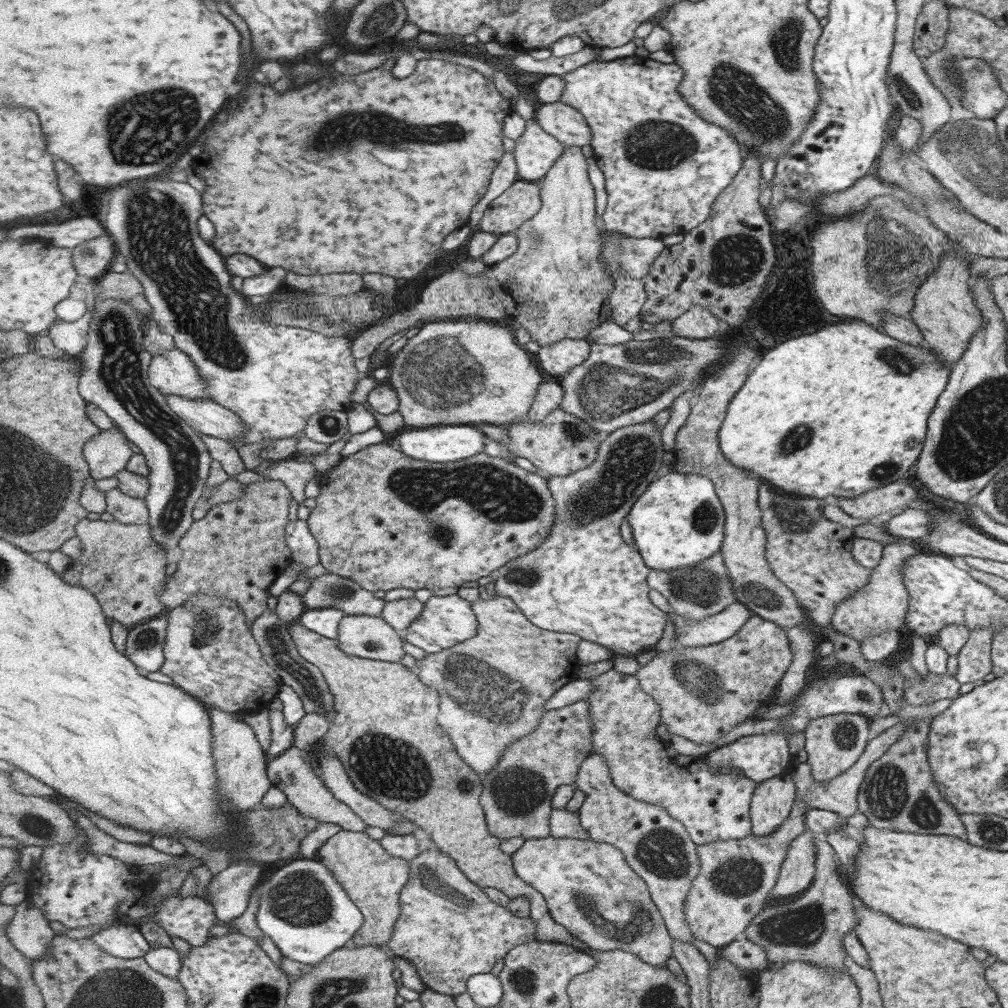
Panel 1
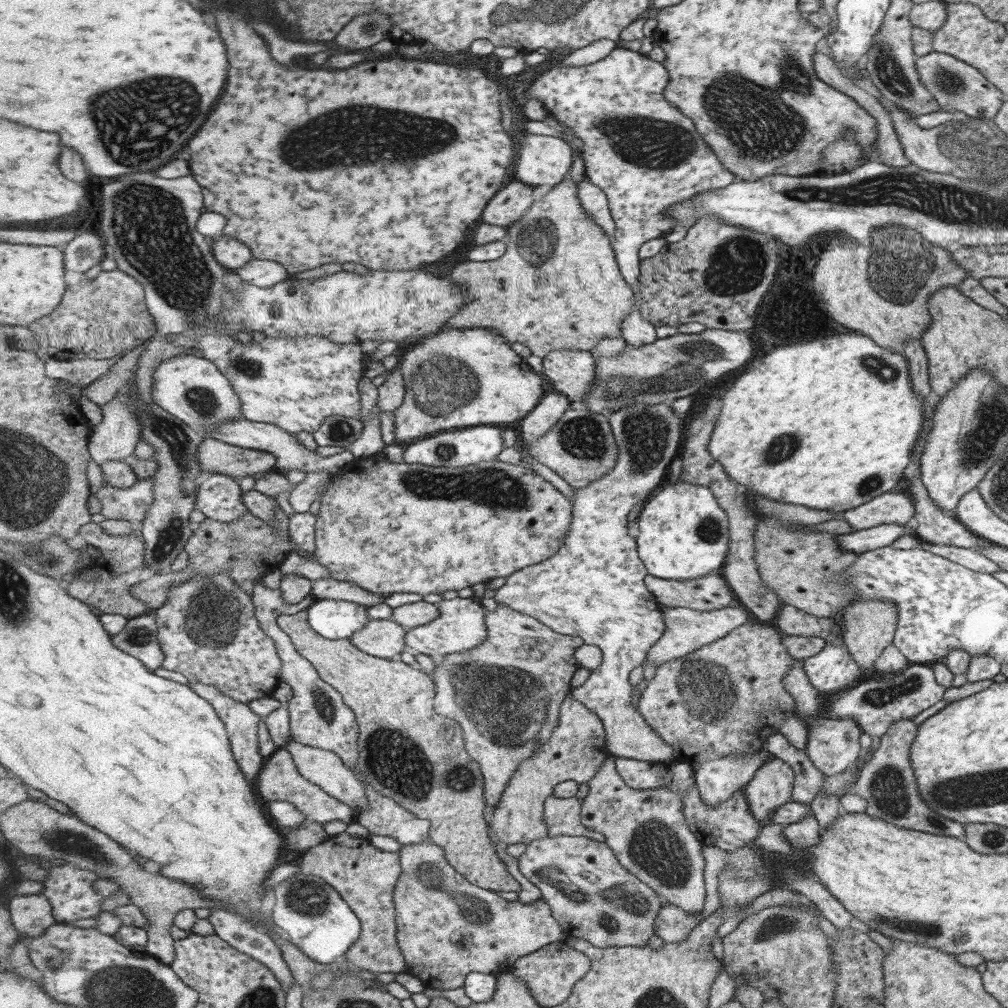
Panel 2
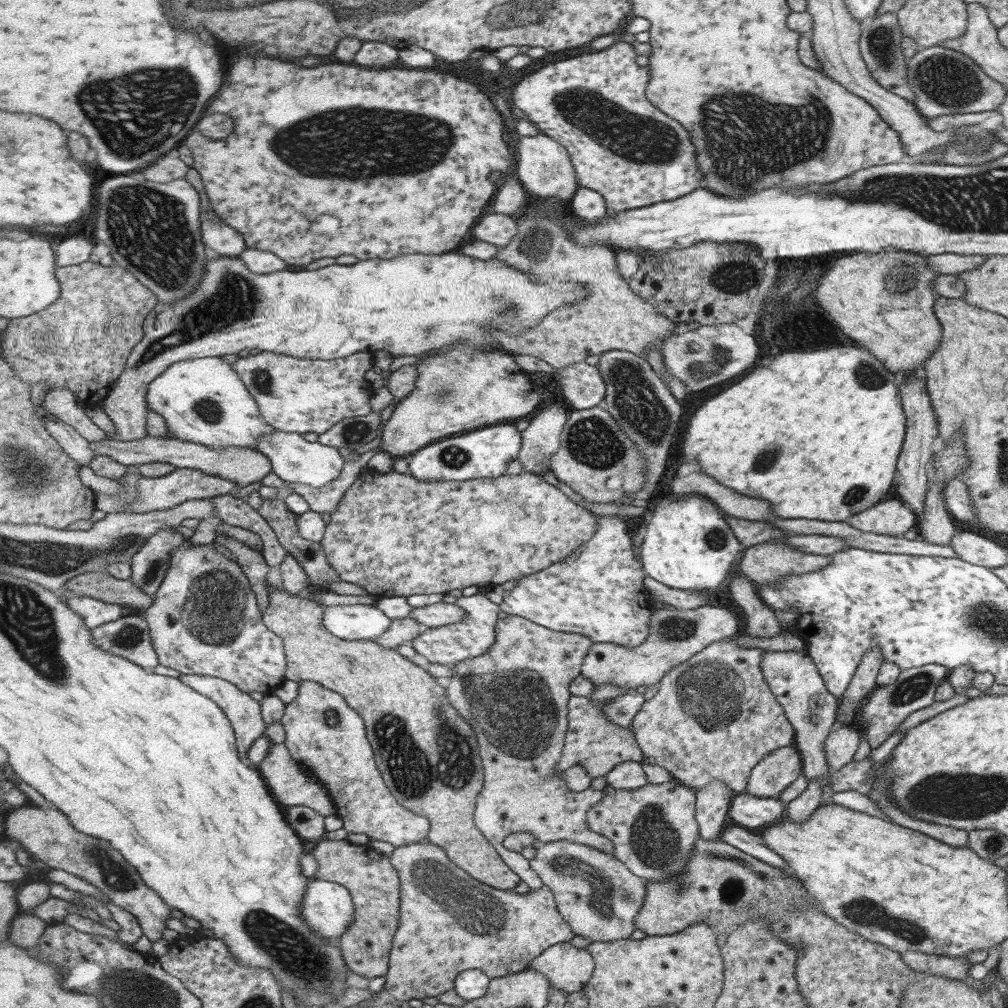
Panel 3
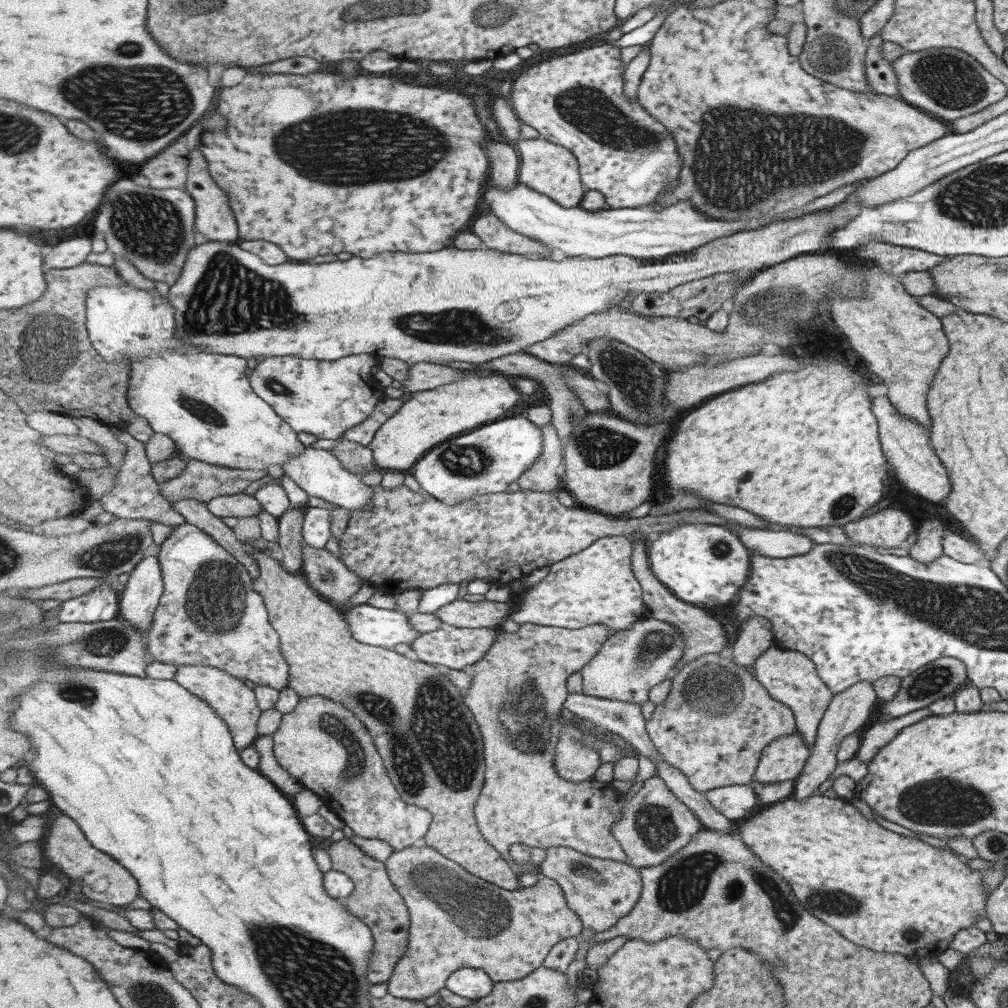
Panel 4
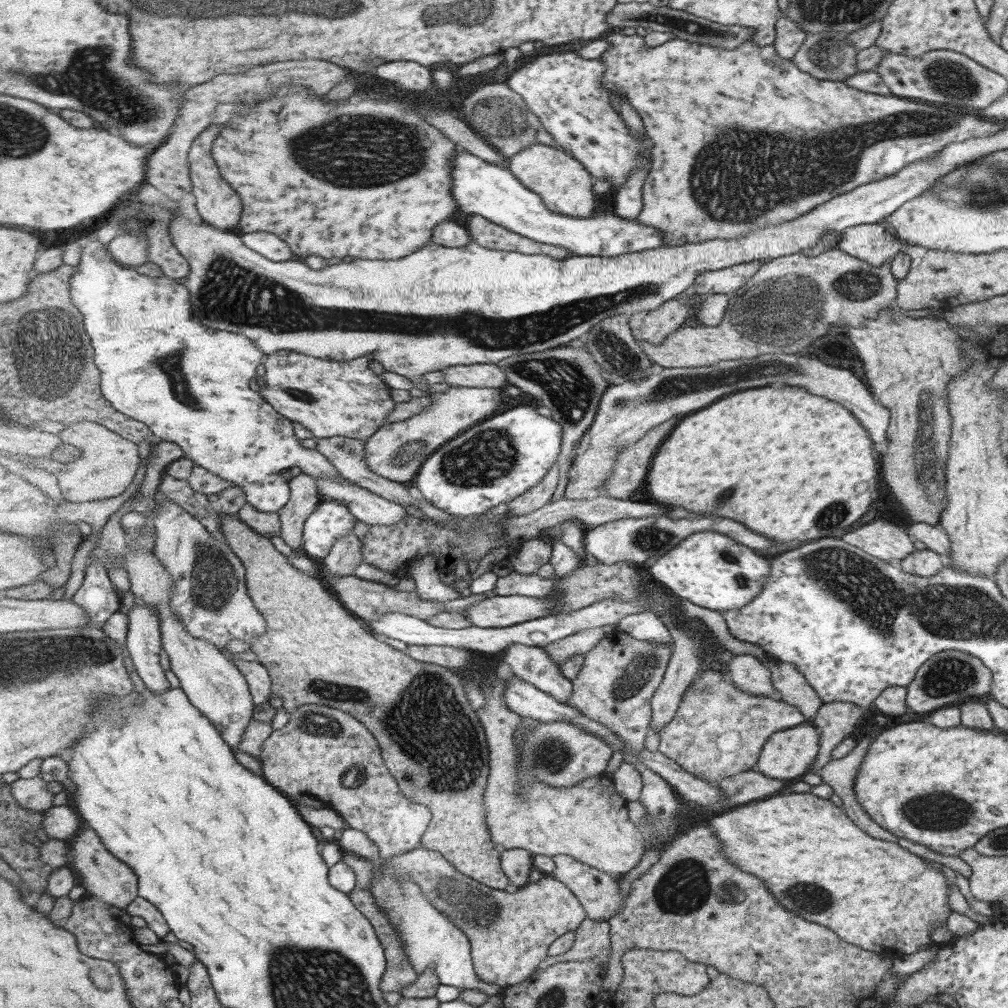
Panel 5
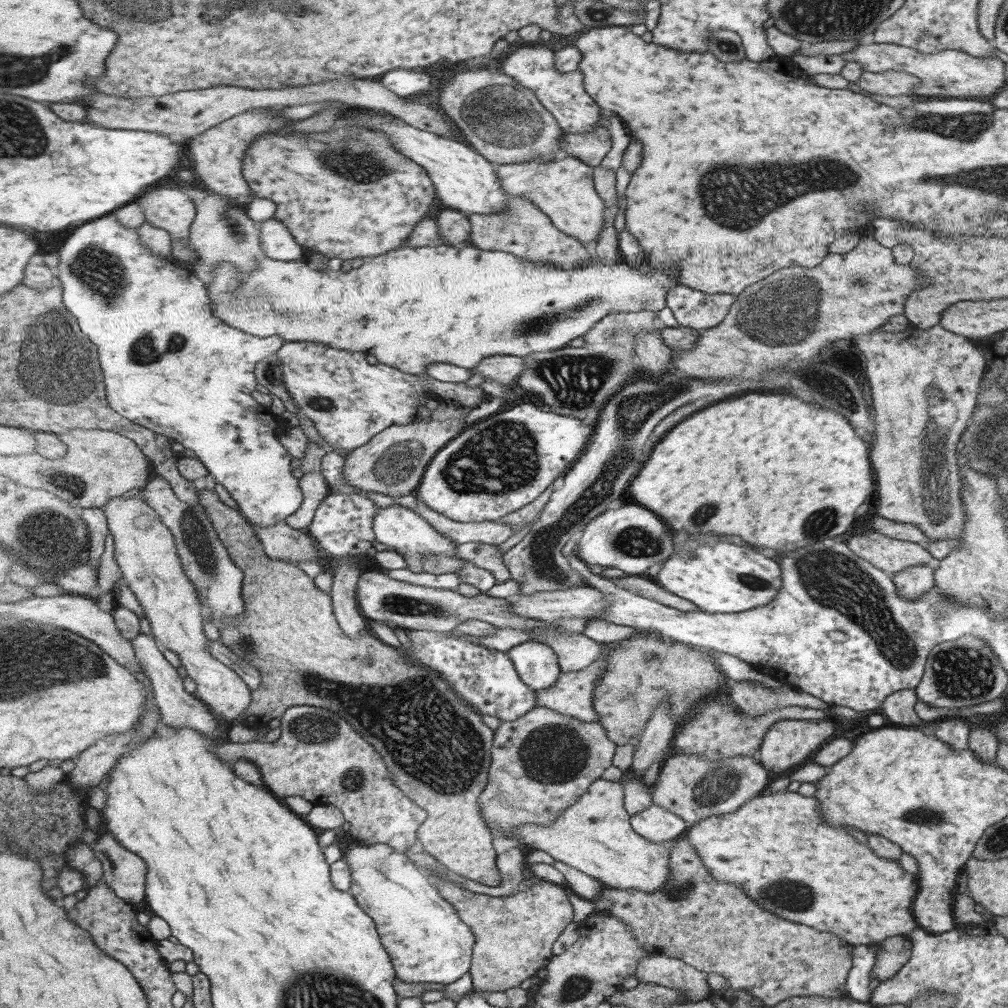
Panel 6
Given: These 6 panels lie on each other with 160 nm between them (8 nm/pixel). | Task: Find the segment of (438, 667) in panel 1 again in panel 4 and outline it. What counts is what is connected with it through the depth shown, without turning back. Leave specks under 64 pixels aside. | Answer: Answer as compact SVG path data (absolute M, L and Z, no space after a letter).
M519 623L517 632L500 629L498 639L490 651L474 664L475 676L470 688L464 692L464 700L474 713L474 718L482 729L485 752L487 754L487 774L483 796L477 804L478 825L486 839L504 856L520 874L538 873L540 868L532 861L517 864L510 855L514 844L526 844L532 848L571 847L589 856L619 862L628 861L627 853L612 831L612 826L621 820L628 802L623 793L617 793L611 782L601 782L596 778L582 783L567 780L558 772L555 759L562 734L570 732L561 721L561 711L570 695L568 680L574 672L579 672L598 655L602 646L614 631L596 624L590 627L570 629L541 626L540 624Z

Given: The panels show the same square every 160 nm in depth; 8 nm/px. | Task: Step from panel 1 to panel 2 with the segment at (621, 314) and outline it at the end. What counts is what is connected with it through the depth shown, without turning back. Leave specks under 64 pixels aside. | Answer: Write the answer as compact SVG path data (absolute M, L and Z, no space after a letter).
M623 47L614 48L606 57L600 59L594 63L583 65L583 66L562 66L557 65L551 67L548 71L545 71L543 74L539 75L529 86L529 90L527 91L527 95L529 95L529 99L541 99L542 104L548 110L548 113L552 114L557 120L564 122L578 138L582 140L582 150L580 151L581 158L584 160L585 165L585 174L593 184L599 186L605 191L605 194L608 196L610 202L610 209L617 223L617 233L615 235L610 236L610 241L614 245L615 254L618 257L618 263L620 268L622 269L622 275L625 277L625 280L634 288L636 294L636 306L631 311L631 314L627 315L627 318L624 320L622 324L623 329L623 337L626 342L630 344L632 347L641 347L646 344L653 344L657 338L657 332L655 332L655 326L653 323L645 320L642 315L642 290L643 284L641 283L642 278L642 261L640 258L640 249L642 246L651 240L656 240L659 238L666 237L671 229L676 225L676 218L672 218L670 214L668 214L670 208L677 203L687 203L689 200L695 200L697 196L701 196L701 194L706 194L707 191L713 191L718 188L723 188L733 184L737 181L736 176L733 172L726 169L726 165L723 166L721 162L719 162L719 158L709 150L709 146L703 142L703 138L701 138L701 134L697 132L697 128L695 128L695 124L693 124L693 120L689 120L686 113L681 112L677 107L671 105L666 98L666 88L670 84L670 71L666 67L666 65L662 62L656 62L655 60L651 60L651 58L645 56L645 54L638 51L628 50Z

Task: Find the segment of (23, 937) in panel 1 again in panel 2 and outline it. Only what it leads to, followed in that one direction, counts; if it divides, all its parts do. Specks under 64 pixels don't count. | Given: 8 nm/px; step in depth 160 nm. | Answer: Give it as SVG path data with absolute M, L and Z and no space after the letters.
M15 895L8 904L13 925L21 937L43 936L51 926L59 923L47 895Z

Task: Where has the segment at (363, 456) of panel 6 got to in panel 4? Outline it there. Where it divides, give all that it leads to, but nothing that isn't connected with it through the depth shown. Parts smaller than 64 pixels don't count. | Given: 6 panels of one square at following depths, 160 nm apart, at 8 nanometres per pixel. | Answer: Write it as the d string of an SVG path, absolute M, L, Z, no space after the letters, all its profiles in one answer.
M466 371L461 380L445 386L413 393L412 397L378 431L370 448L374 451L375 467L379 470L412 473L415 464L441 442L465 434L499 419L505 419L509 410L521 402L521 392L515 389L515 378L502 372L475 374Z

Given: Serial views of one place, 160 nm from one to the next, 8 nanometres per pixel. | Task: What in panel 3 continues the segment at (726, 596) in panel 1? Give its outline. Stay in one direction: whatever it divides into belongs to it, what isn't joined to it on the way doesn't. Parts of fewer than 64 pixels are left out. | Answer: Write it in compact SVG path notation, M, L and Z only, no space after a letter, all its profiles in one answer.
M651 576L646 578L646 587L650 589L655 600L663 601L677 609L696 609L709 604L709 596L704 590L679 590L671 588L653 579Z

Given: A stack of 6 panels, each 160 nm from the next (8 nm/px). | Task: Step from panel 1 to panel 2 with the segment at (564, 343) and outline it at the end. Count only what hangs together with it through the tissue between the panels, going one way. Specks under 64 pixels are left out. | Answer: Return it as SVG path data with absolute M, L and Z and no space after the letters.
M564 348L544 357L543 374L552 380L555 390L568 397L574 407L581 407L584 403L588 403L590 395L594 392L594 386L597 385L598 362L589 350Z

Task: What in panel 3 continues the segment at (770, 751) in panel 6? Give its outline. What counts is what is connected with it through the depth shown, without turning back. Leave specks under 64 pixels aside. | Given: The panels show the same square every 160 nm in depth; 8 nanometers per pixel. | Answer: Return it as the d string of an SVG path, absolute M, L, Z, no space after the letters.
M793 745L778 748L750 772L745 791L753 796L776 798L802 772L801 756Z

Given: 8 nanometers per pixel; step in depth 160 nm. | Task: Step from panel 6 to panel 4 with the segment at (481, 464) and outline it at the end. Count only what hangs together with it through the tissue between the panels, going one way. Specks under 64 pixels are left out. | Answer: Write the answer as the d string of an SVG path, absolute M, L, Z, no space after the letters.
M522 413L513 416L513 418L507 416L505 419L493 422L493 424L487 423L478 429L466 432L451 440L451 444L449 441L443 442L437 450L429 452L415 464L412 474L421 489L431 496L439 498L447 504L462 504L479 494L505 492L509 488L509 484L517 483L523 478L523 475L537 463L537 459L541 455L543 455L543 429L533 424L527 415Z

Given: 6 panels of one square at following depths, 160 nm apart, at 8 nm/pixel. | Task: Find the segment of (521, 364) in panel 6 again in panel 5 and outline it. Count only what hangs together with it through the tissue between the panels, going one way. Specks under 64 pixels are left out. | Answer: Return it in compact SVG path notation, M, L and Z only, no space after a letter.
M493 363L451 366L441 371L445 373L445 383L453 387L499 389L505 386L508 380L505 370Z

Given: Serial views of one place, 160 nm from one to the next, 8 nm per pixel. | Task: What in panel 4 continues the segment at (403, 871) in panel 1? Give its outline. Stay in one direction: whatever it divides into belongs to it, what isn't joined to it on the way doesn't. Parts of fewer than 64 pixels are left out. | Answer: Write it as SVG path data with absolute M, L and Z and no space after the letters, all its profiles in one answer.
M349 838L332 843L329 848L334 865L333 869L346 872L355 883L353 894L345 901L346 907L369 925L375 938L375 951L371 953L371 964L368 968L367 980L372 985L390 983L394 970L403 959L410 944L410 909L404 896L390 879L386 863L375 860Z

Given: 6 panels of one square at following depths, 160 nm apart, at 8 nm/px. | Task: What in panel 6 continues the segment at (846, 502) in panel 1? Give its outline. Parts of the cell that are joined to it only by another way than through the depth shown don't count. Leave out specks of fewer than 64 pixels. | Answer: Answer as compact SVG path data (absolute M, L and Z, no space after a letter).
M874 530L860 531L845 540L851 552L889 575L916 564L935 565L927 549L913 542L895 540Z

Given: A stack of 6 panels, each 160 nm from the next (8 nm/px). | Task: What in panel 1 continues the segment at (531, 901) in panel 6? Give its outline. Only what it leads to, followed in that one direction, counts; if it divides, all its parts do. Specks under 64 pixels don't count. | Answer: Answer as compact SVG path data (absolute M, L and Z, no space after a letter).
M425 851L410 865L410 880L400 895L402 916L388 951L417 966L428 989L455 998L468 992L473 975L491 972L515 947L537 939L535 920L515 916L508 906L496 904L447 853Z

